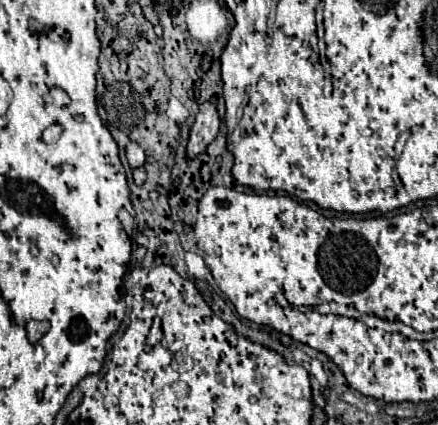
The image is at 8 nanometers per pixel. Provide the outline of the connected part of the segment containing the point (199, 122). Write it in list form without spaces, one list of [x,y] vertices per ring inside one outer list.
[[[201,104],[199,112],[195,116],[195,122],[189,132],[189,142],[187,142],[187,160],[195,160],[199,154],[205,152],[205,148],[215,140],[219,132],[219,114],[215,104]]]

